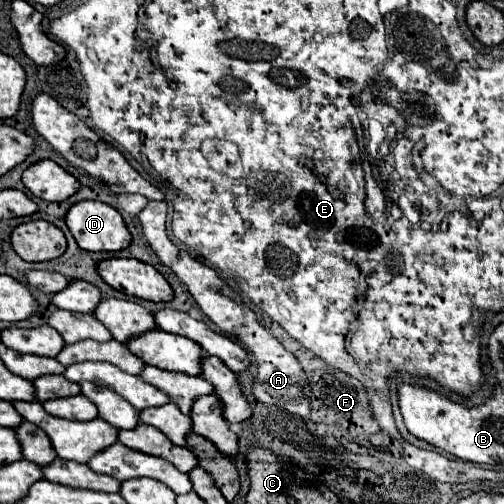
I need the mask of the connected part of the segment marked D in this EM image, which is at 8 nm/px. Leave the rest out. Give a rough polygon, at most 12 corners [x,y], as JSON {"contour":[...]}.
{"contour":[[86,200],[66,224],[88,252],[118,252],[132,242],[120,212]]}

